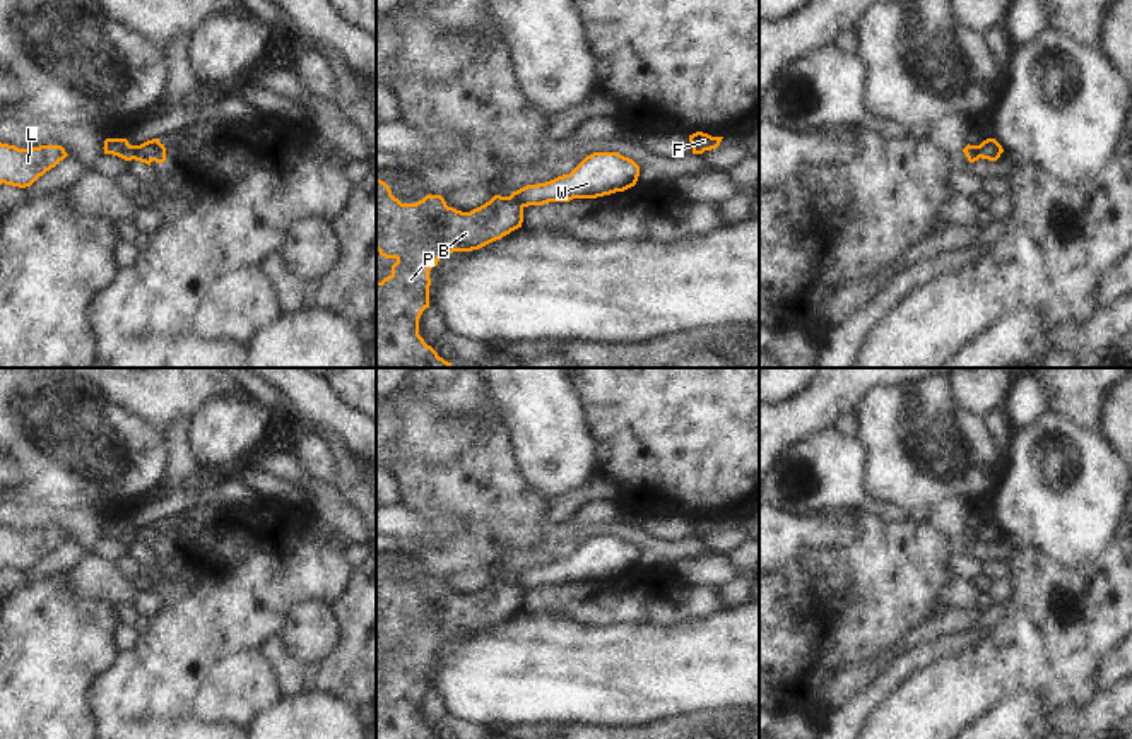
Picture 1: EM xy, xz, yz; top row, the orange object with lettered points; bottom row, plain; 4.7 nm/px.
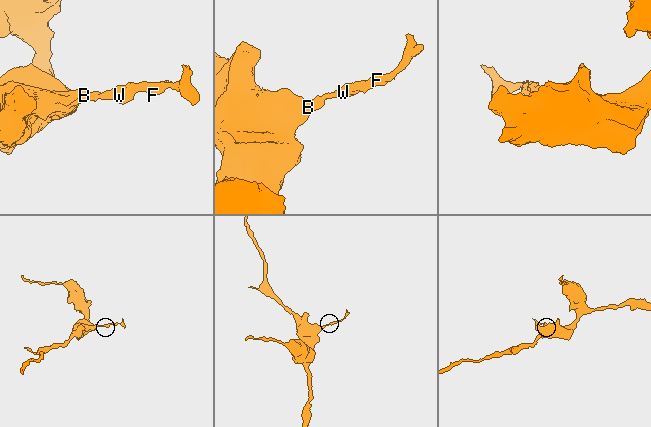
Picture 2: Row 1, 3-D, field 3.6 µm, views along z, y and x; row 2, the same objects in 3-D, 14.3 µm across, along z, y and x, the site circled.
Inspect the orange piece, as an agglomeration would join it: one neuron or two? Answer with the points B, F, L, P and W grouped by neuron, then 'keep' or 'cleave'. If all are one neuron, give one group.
B L P / F W | cleave

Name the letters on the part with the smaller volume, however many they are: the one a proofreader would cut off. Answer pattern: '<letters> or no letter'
F, W

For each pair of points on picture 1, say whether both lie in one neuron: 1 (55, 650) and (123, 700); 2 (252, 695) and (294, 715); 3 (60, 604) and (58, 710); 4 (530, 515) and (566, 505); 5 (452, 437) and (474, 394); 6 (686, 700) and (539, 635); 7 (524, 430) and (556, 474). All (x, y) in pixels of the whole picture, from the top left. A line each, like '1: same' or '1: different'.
1: different
2: different
3: same
4: different
5: different
6: same
7: same

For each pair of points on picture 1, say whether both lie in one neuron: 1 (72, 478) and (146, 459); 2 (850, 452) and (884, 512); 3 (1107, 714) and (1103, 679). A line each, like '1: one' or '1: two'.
1: one
2: one
3: two

